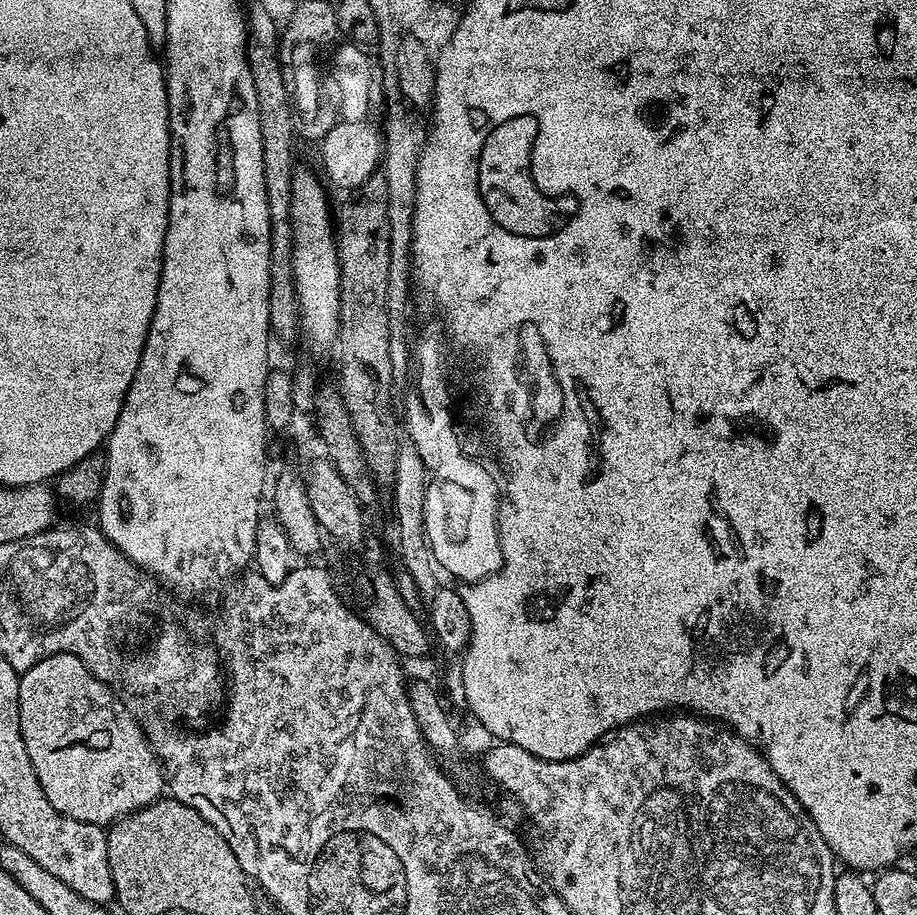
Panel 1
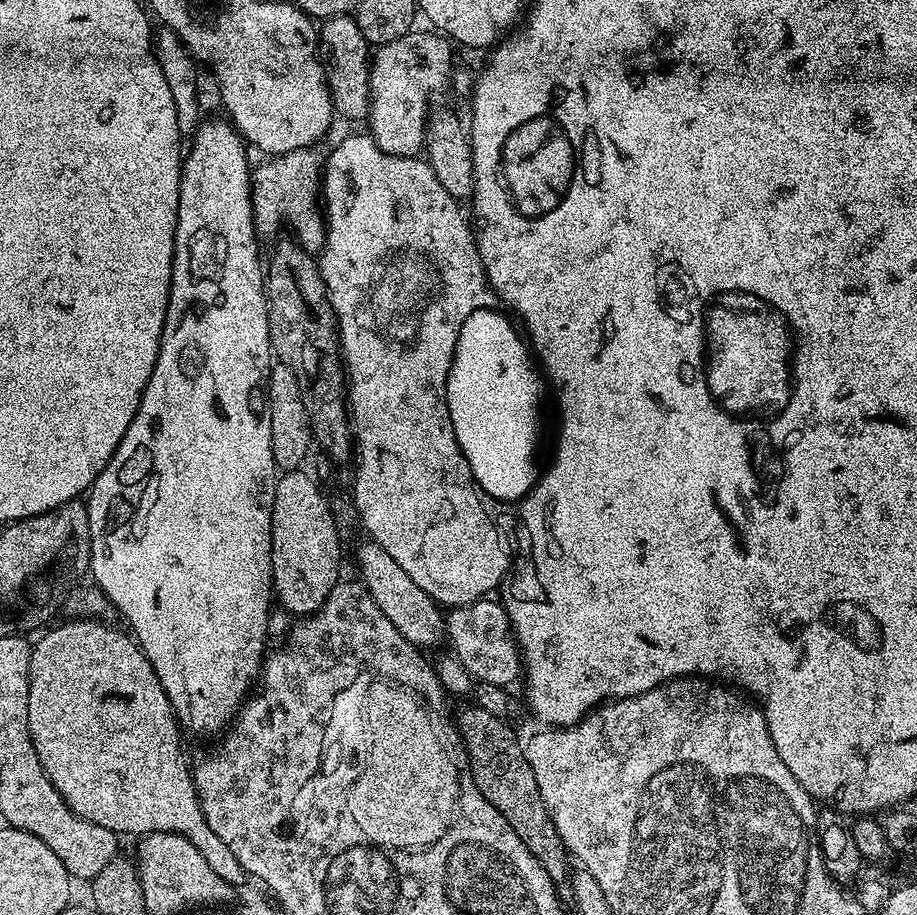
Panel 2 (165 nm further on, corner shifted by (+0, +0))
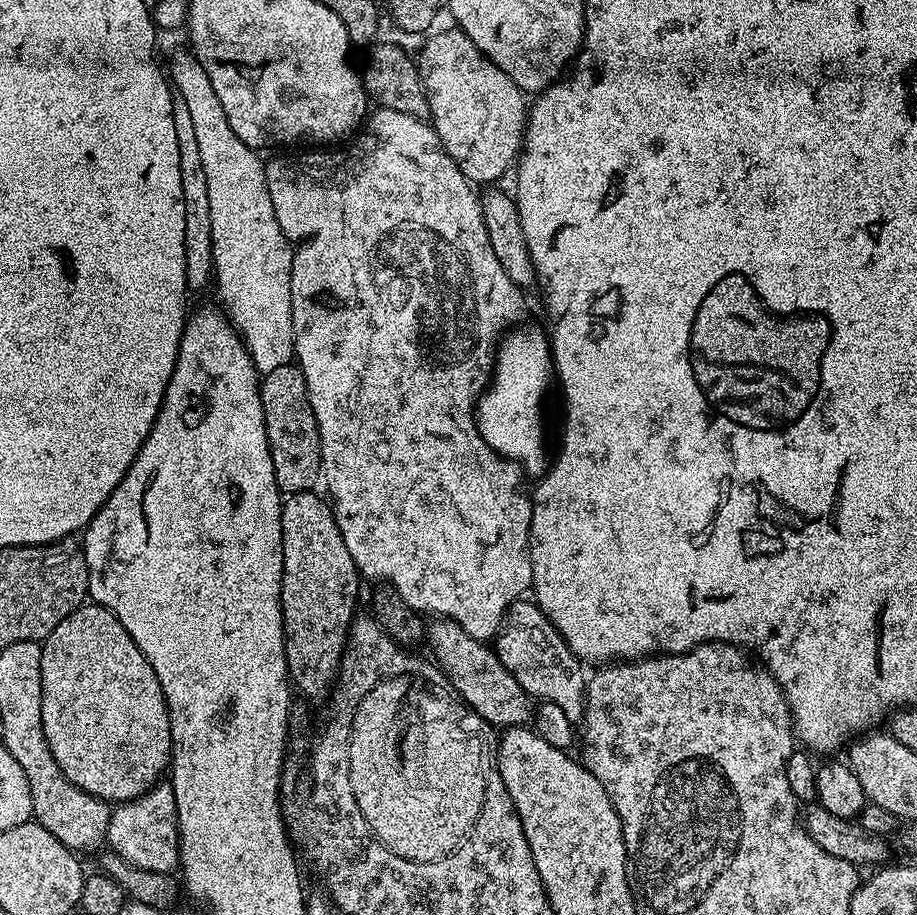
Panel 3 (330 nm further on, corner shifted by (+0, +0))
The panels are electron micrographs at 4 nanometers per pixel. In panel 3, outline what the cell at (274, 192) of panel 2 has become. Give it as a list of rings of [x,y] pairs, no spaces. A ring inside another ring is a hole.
[[[191,51],[176,52],[166,64],[171,87],[182,94],[194,126],[202,167],[206,173],[206,187],[210,193],[210,230],[212,231],[212,266],[214,288],[220,291],[219,303],[242,339],[257,372],[263,374],[278,370],[294,356],[292,338],[292,303],[290,302],[290,274],[292,273],[292,249],[288,239],[278,226],[274,206],[270,202],[270,190],[264,177],[263,159],[259,160],[253,148],[234,134],[227,122],[226,113],[218,100],[217,92],[210,84],[210,77],[202,62]]]

